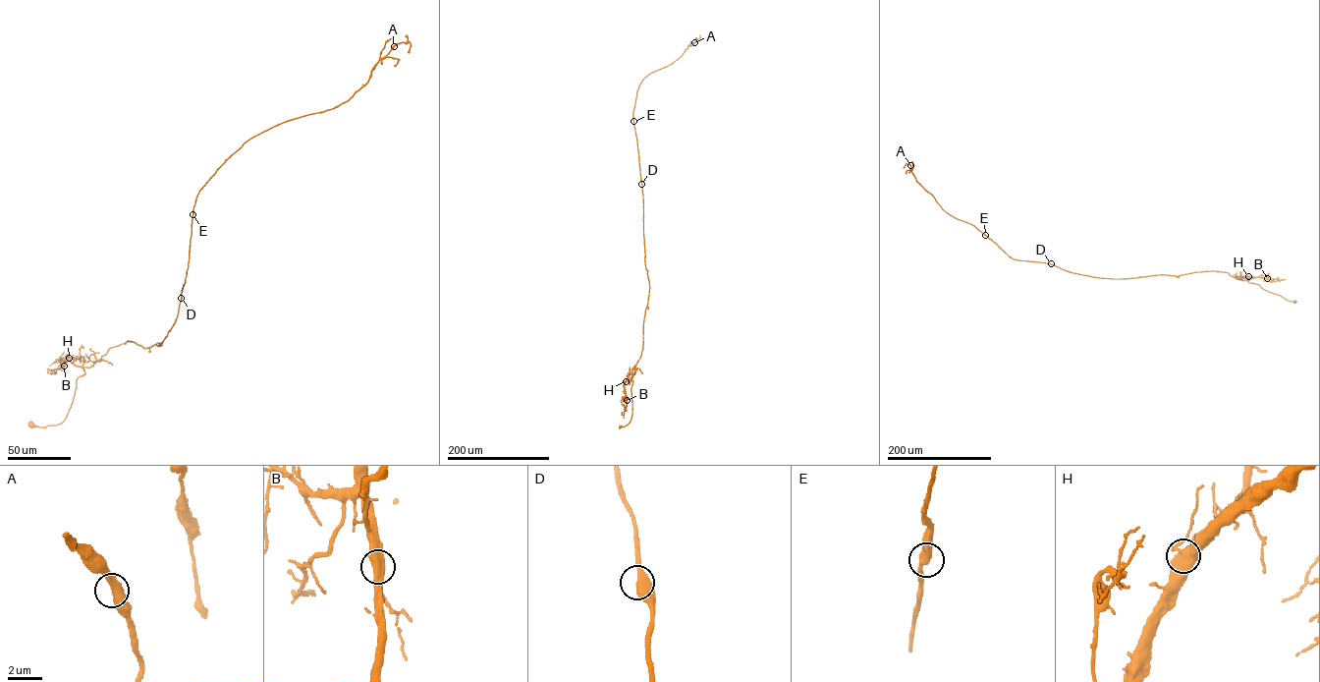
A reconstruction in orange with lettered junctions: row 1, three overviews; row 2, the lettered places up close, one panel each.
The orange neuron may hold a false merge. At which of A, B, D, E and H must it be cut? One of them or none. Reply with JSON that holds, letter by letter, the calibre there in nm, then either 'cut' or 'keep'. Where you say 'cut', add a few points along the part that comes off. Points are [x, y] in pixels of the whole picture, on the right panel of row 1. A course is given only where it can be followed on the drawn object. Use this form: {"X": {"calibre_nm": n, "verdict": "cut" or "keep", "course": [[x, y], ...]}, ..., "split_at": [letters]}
{"A": {"calibre_nm": 500, "verdict": "keep"}, "B": {"calibre_nm": 500, "verdict": "keep"}, "D": {"calibre_nm": 550, "verdict": "keep"}, "E": {"calibre_nm": 500, "verdict": "keep"}, "H": {"calibre_nm": 550, "verdict": "keep"}, "split_at": []}

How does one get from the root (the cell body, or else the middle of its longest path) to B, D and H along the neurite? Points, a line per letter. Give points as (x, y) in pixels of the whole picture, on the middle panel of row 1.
B: (620, 426), (628, 425), (632, 415), (631, 378), (624, 385), (627, 400)
D: (620, 426), (628, 425), (632, 415), (631, 377), (642, 348), (649, 289), (644, 261), (641, 184)
H: (620, 426), (628, 425), (632, 415), (632, 380), (631, 378), (626, 381)

